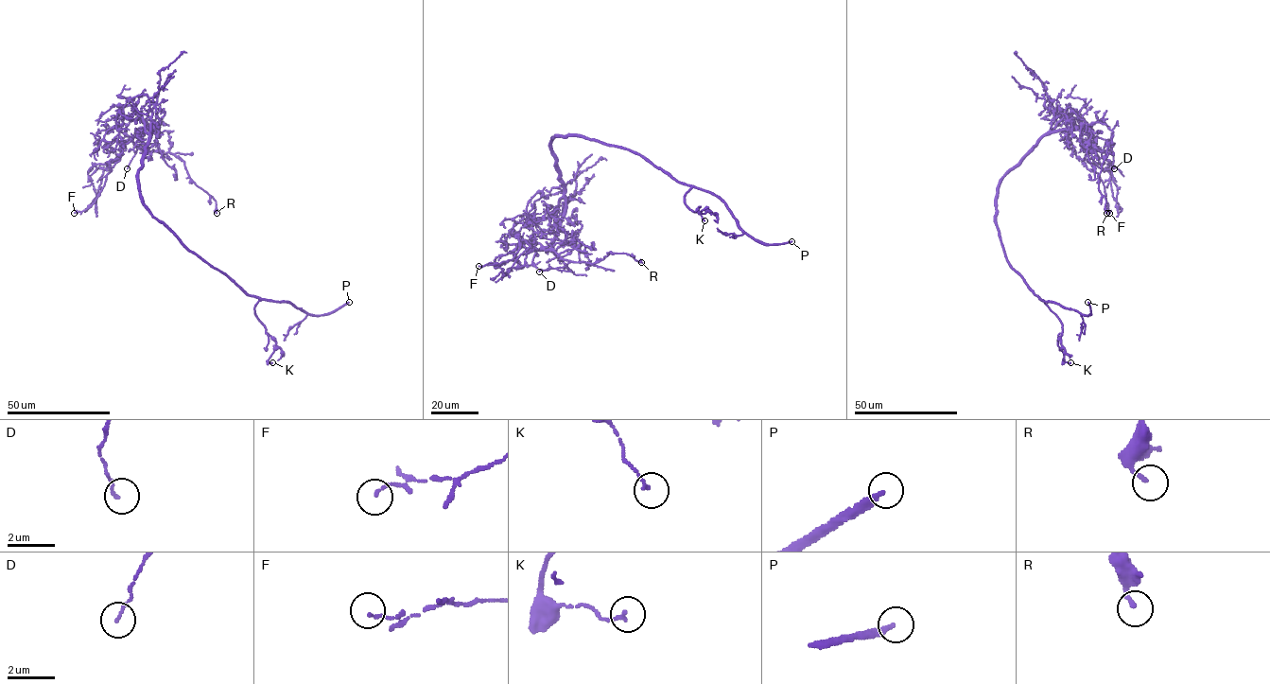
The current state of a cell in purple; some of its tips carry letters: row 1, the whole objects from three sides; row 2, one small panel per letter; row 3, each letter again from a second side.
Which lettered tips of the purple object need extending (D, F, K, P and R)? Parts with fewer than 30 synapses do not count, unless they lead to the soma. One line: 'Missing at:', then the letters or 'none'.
Missing at: P

